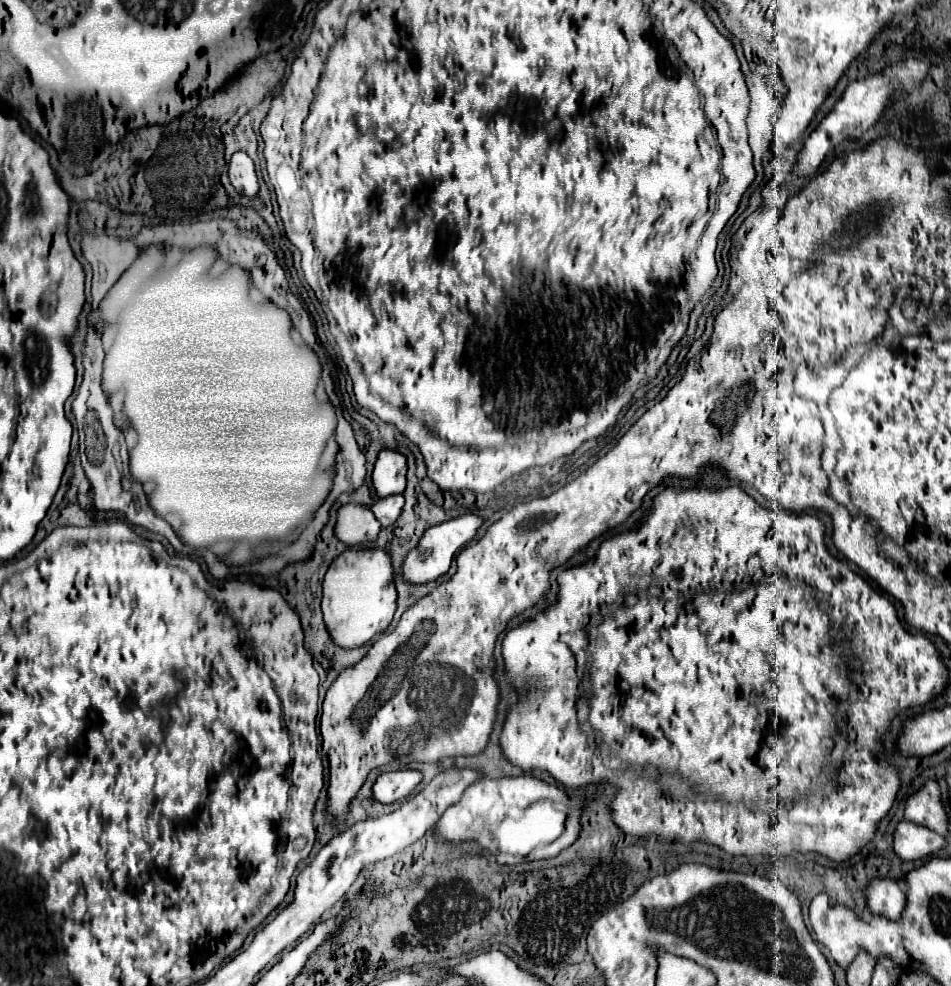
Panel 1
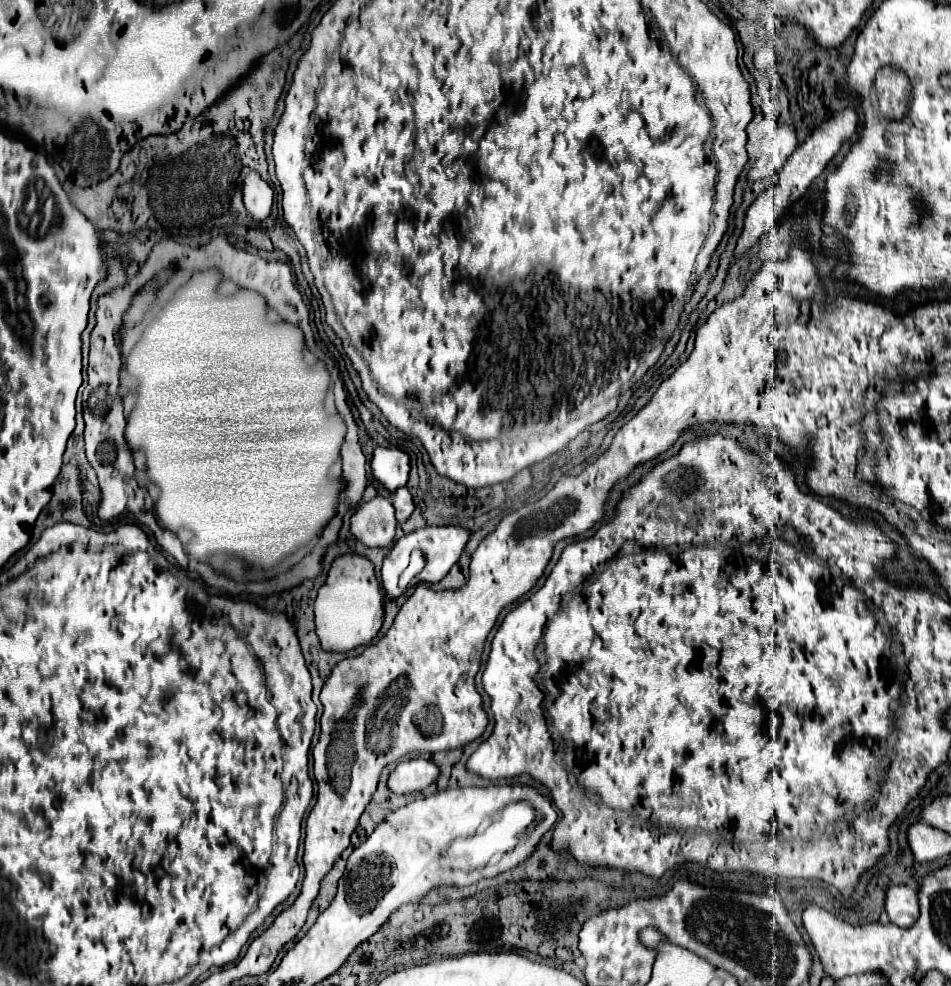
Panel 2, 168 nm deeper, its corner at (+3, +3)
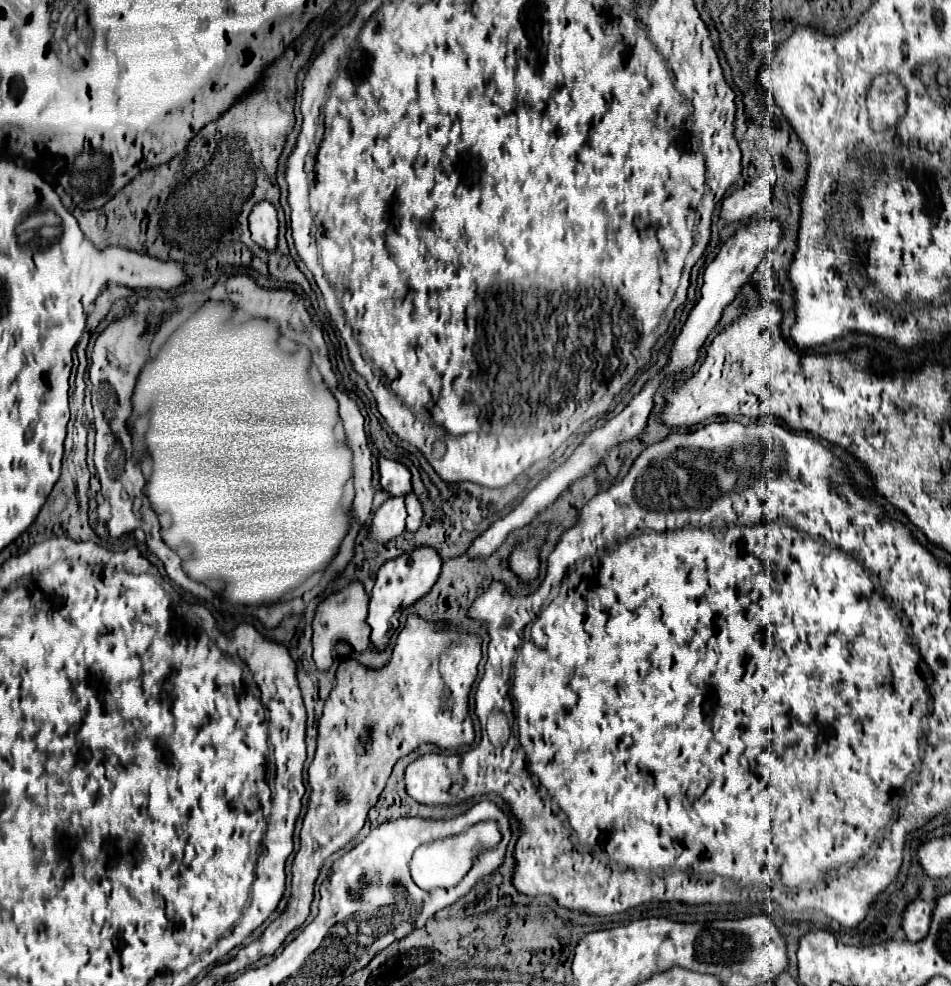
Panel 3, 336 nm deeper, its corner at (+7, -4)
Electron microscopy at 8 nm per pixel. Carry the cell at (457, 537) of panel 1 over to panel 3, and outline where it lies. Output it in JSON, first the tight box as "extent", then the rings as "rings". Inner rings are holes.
{"extent":[368,546,444,650],"rings":[[[432,546],[414,548],[398,558],[388,560],[386,564],[382,564],[382,568],[378,570],[378,578],[372,588],[372,594],[370,594],[370,612],[368,612],[368,624],[372,628],[370,640],[376,650],[386,648],[388,638],[398,628],[398,618],[400,618],[402,610],[406,606],[410,606],[412,602],[416,602],[426,592],[430,592],[430,588],[436,584],[440,572],[442,572],[442,564],[444,564],[444,558]]]}

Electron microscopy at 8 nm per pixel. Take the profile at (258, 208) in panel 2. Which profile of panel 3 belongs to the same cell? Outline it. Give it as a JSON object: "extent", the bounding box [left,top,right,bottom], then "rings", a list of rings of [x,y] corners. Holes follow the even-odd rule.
{"extent":[248,200,278,250],"rings":[[[260,200],[250,216],[248,216],[252,240],[260,244],[262,248],[274,250],[276,248],[276,236],[278,236],[278,220],[276,220],[276,208],[268,200]]]}

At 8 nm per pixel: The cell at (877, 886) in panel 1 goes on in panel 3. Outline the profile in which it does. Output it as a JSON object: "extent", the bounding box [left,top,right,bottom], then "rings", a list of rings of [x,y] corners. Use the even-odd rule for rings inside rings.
{"extent":[902,900,932,942],"rings":[[[912,900],[904,910],[902,910],[902,930],[906,934],[908,940],[918,942],[926,936],[928,926],[930,926],[930,912],[932,912],[932,904],[924,902],[924,900]]]}

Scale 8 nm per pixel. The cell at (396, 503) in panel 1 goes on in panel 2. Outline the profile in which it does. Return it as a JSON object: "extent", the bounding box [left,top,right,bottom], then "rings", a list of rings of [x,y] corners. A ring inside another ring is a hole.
{"extent":[394,487,414,523],"rings":[[[400,487],[394,493],[394,507],[396,507],[396,519],[398,519],[398,523],[408,521],[408,517],[414,511],[414,501],[412,501],[412,495],[410,495],[410,491],[406,487]]]}

